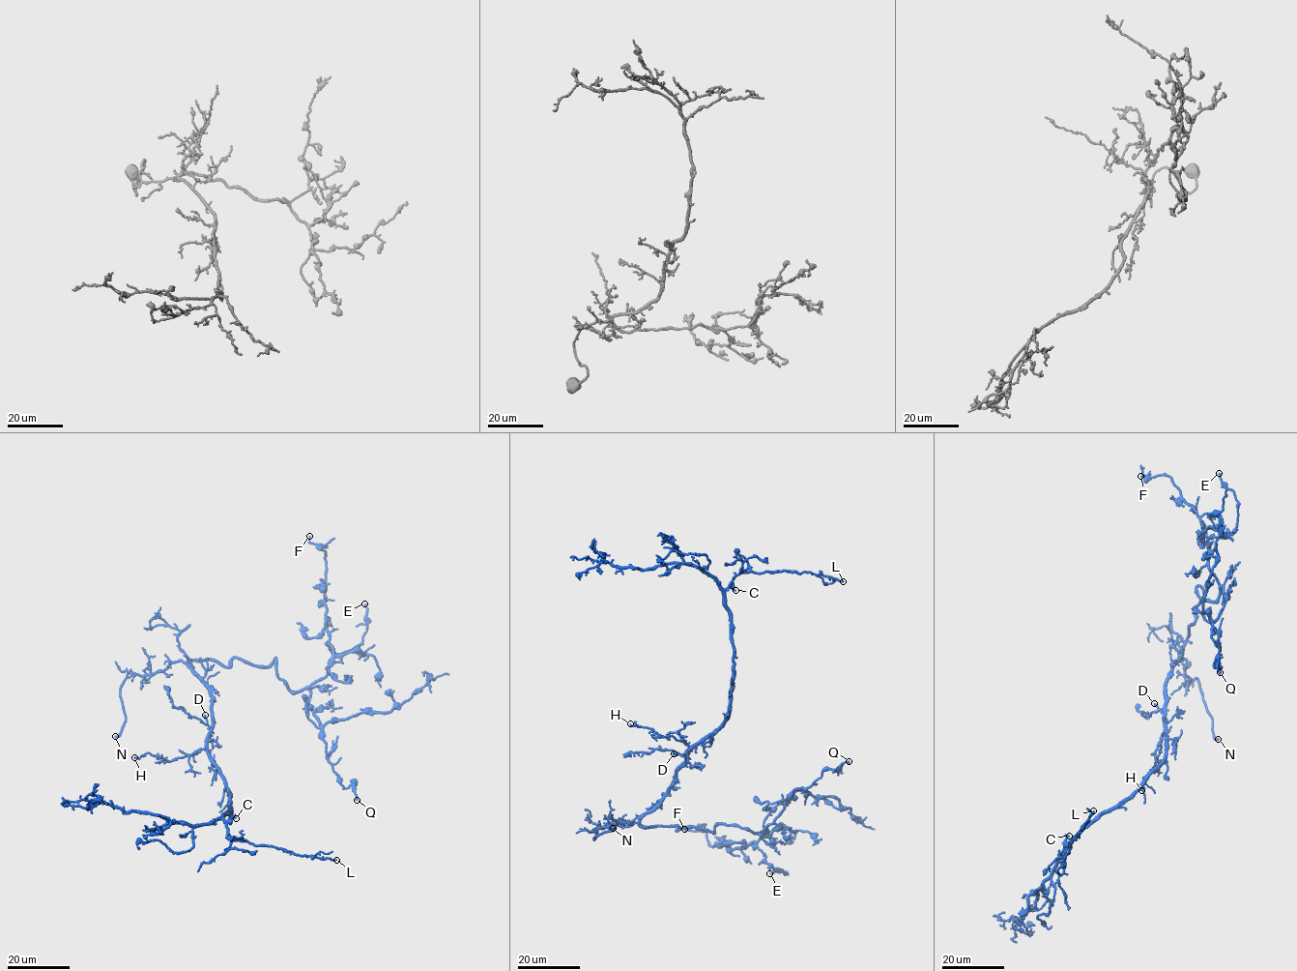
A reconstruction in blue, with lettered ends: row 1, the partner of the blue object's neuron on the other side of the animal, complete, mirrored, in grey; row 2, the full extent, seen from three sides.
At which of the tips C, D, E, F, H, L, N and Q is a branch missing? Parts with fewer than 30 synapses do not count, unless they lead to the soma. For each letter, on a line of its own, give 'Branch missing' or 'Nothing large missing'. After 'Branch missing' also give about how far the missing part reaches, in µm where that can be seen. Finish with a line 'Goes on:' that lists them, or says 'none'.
C: Nothing large missing
D: Nothing large missing
E: Nothing large missing
F: Nothing large missing
H: Nothing large missing
L: Nothing large missing
N: Branch missing. Missing length about 30 µm
Q: Nothing large missing
Goes on: N

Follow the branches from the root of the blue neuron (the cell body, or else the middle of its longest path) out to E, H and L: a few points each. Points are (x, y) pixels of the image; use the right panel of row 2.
E: (1170, 674), (1202, 597), (1196, 587), (1204, 600), (1220, 591), (1206, 540), (1237, 522), (1235, 495), (1219, 473)
H: (1170, 674), (1166, 686), (1166, 721), (1156, 759), (1158, 766), (1143, 778), (1141, 790)
L: (1170, 674), (1166, 686), (1164, 762), (1141, 786), (1098, 816), (1069, 843), (1063, 860), (1093, 810)

